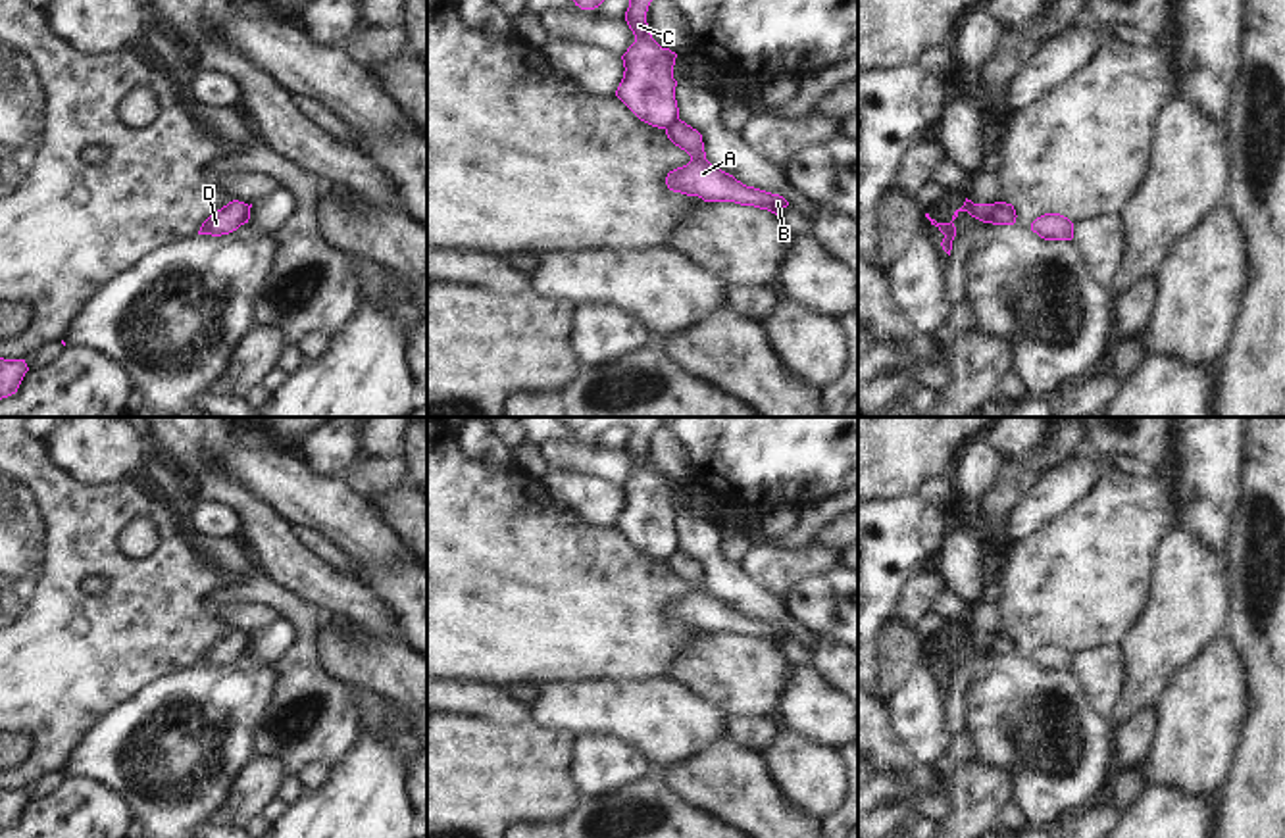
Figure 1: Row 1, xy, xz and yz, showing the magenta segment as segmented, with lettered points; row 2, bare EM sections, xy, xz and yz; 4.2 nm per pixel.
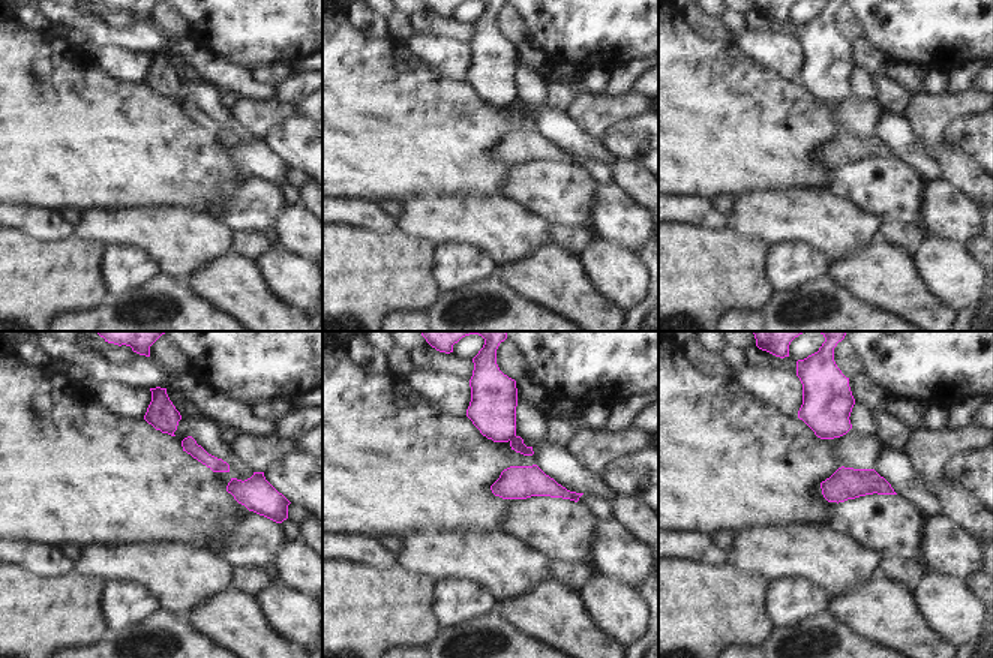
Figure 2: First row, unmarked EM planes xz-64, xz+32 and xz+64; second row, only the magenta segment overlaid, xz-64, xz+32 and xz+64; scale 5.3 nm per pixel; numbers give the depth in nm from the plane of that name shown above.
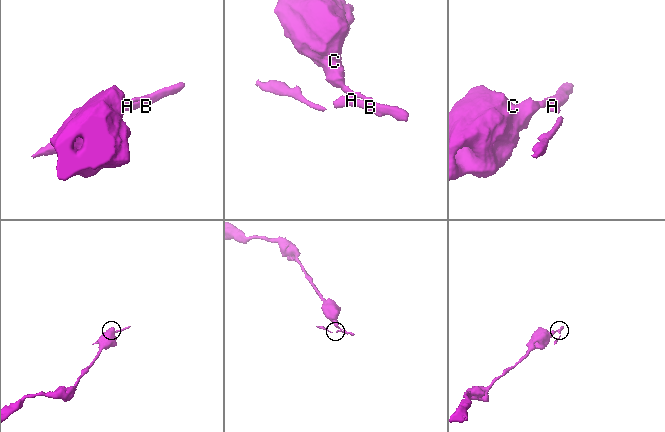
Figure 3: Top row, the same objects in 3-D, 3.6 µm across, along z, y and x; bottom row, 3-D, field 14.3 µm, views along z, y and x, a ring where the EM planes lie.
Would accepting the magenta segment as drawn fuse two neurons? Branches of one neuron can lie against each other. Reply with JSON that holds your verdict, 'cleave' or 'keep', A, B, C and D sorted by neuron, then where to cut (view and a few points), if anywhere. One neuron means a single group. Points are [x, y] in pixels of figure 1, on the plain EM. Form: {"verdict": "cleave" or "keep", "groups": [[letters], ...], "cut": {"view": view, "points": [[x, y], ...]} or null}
{"verdict": "cleave", "groups": [["A", "B"], ["C", "D"]], "cut": {"view": "yz", "points": [[995, 635], [989, 652]]}}

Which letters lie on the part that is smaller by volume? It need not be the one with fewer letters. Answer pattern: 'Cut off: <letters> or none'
Cut off: A, B

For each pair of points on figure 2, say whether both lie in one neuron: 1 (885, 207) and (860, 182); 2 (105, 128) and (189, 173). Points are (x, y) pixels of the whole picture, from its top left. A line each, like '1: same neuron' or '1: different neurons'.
1: same neuron
2: same neuron

